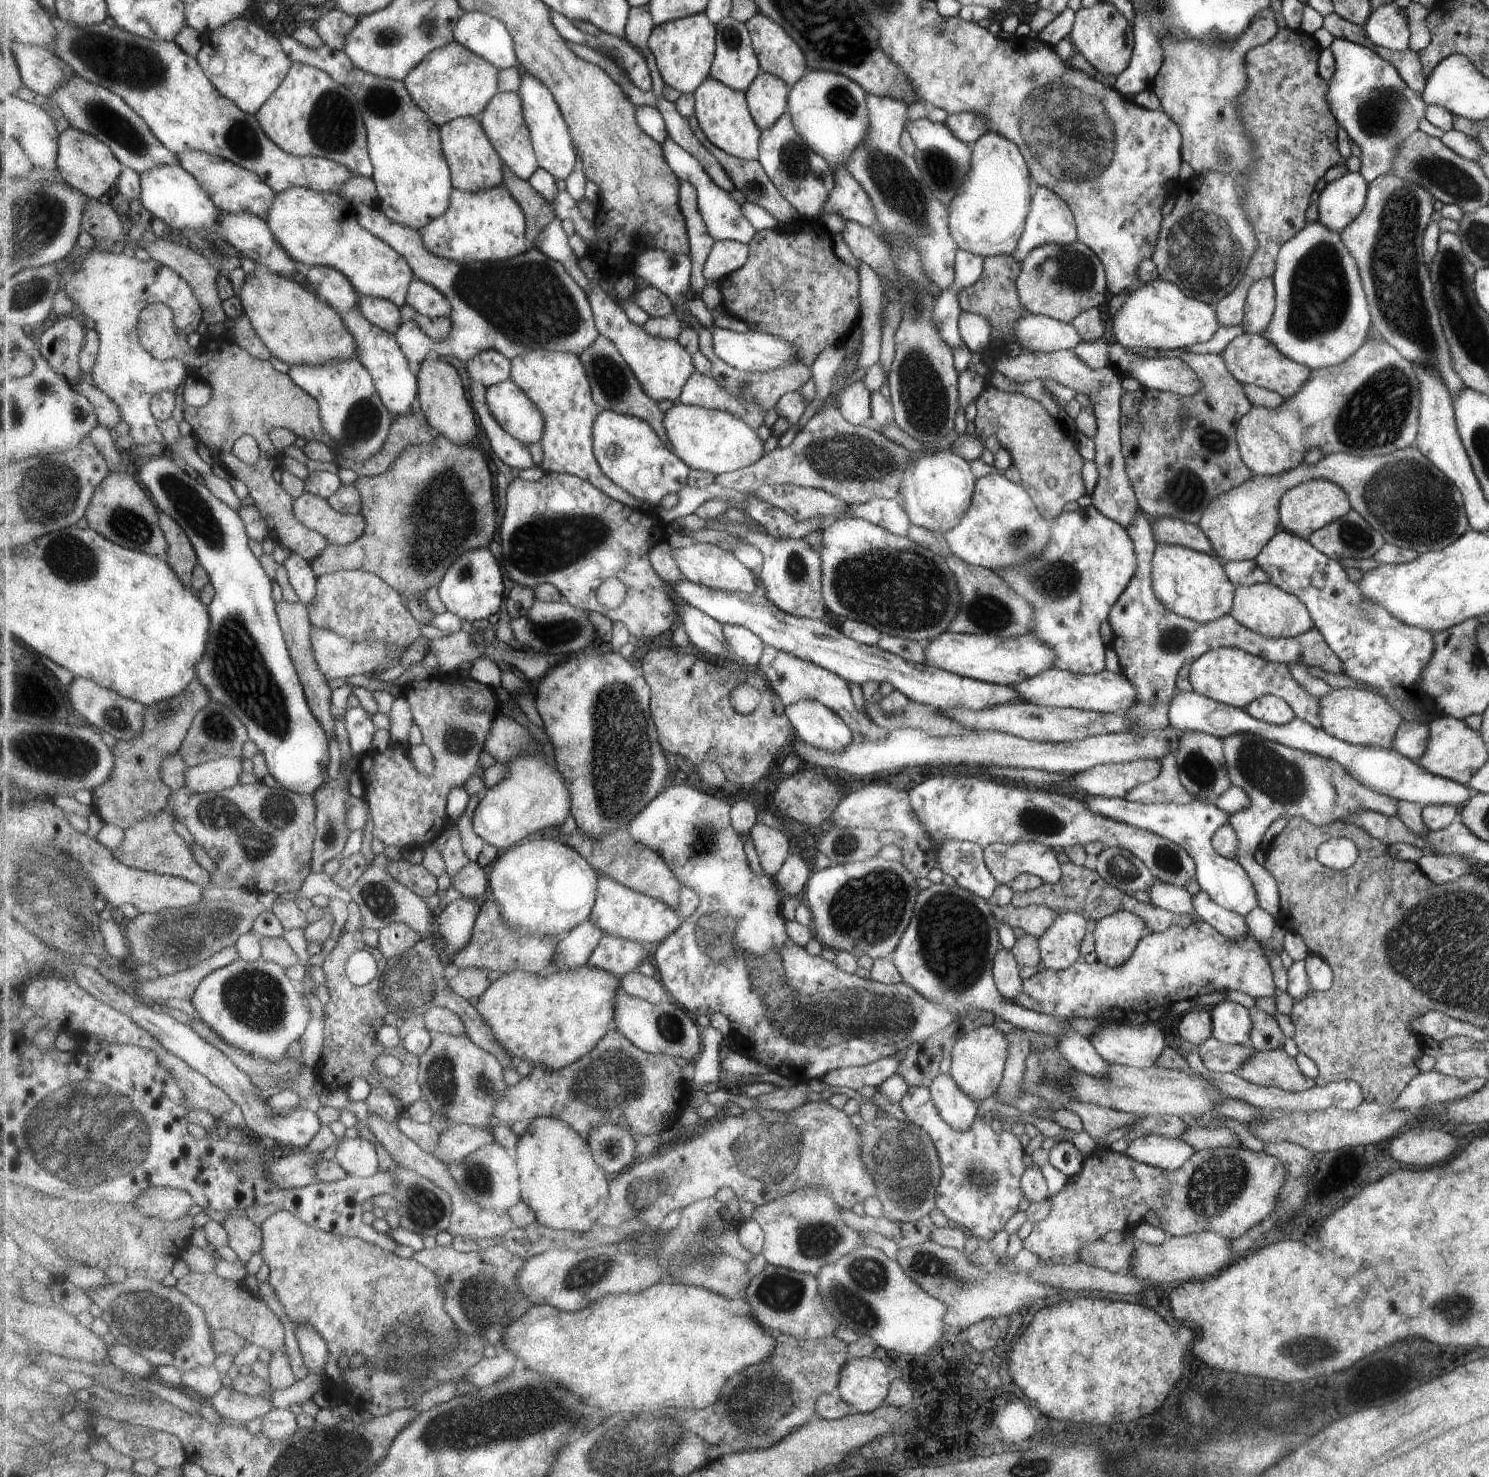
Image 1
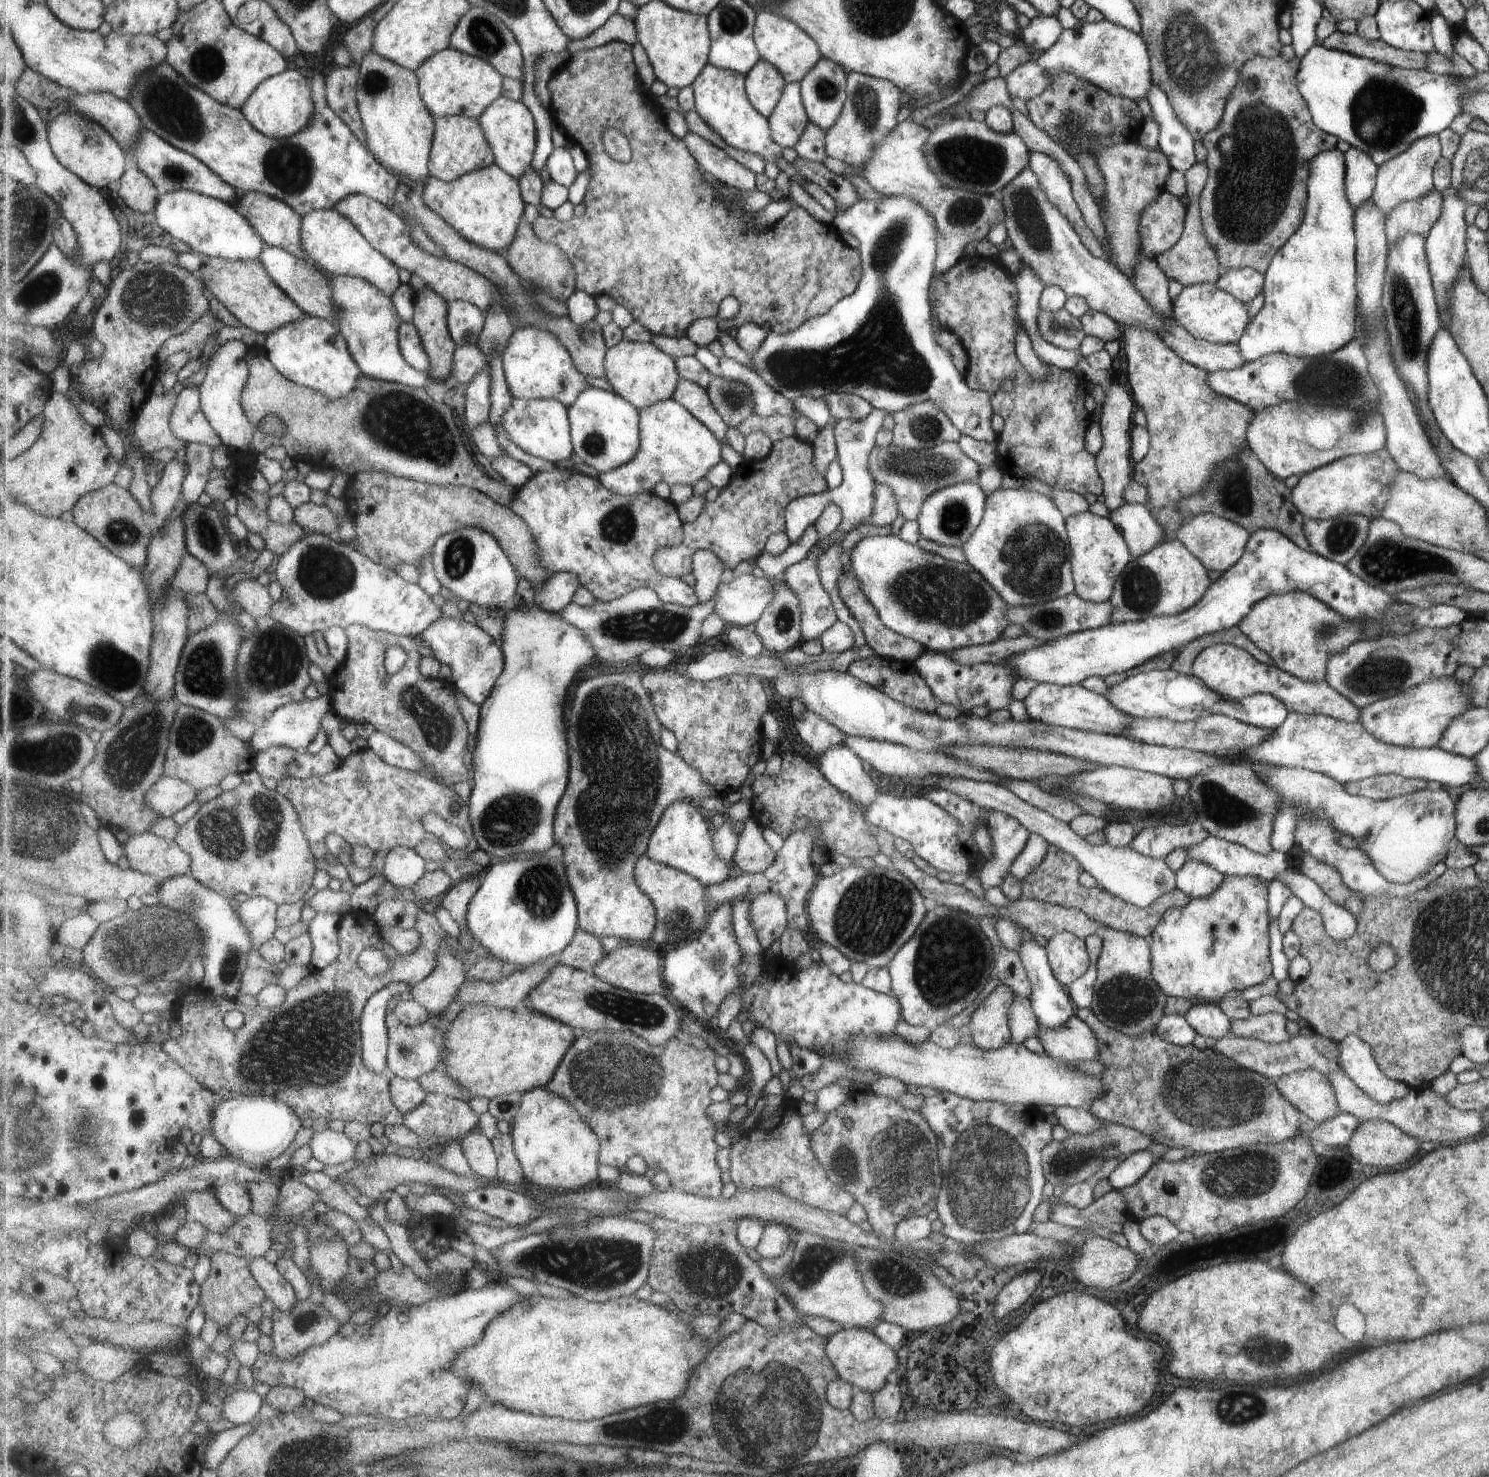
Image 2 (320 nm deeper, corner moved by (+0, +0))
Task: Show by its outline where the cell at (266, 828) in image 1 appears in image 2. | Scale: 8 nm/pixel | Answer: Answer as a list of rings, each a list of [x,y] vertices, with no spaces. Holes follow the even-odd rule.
[[[253,768],[246,773],[242,773],[241,784],[224,793],[221,793],[218,797],[211,799],[210,801],[200,805],[200,809],[182,826],[179,827],[176,841],[181,845],[181,848],[185,849],[192,856],[192,870],[191,874],[204,885],[209,888],[215,889],[223,896],[231,898],[235,894],[244,893],[250,897],[269,897],[273,899],[278,905],[283,903],[296,903],[301,901],[303,896],[308,895],[313,886],[313,878],[315,878],[315,868],[317,858],[312,853],[309,839],[306,837],[304,826],[301,824],[300,815],[298,810],[293,806],[293,803],[276,788],[269,790],[265,788],[265,784],[261,782],[261,776],[257,769]]]

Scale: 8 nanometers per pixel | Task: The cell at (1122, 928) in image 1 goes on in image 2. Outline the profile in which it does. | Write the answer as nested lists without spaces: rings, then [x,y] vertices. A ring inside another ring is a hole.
[[[1105,927],[1103,930],[1102,947],[1096,965],[1096,977],[1091,1004],[1088,1006],[1095,1013],[1097,1020],[1107,1028],[1112,1028],[1125,1036],[1138,1037],[1146,1031],[1153,1031],[1156,1024],[1164,1016],[1164,1004],[1167,996],[1160,986],[1152,979],[1150,969],[1151,947],[1137,935],[1116,931]]]

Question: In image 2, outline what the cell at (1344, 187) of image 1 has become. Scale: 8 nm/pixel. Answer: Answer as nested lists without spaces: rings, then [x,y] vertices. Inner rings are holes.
[[[1349,147],[1344,152],[1344,188],[1353,210],[1369,199],[1376,184],[1377,166],[1367,153]]]

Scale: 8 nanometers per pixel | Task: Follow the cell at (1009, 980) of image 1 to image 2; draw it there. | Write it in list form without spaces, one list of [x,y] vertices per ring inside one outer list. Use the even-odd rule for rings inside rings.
[[[1015,993],[1009,1008],[1008,1029],[1011,1033],[1008,1042],[1014,1045],[1022,1045],[1026,1038],[1036,1035],[1039,1031],[1030,1000]]]

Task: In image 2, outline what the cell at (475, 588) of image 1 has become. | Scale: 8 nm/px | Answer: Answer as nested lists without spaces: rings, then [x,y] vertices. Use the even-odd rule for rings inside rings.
[[[471,525],[441,535],[432,548],[432,558],[435,576],[442,586],[454,592],[457,599],[474,602],[491,610],[506,606],[517,592],[518,570],[501,543],[487,529]]]

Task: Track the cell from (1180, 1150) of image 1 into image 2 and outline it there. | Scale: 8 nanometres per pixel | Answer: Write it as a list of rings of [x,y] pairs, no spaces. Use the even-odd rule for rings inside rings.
[[[1139,1150],[1120,1159],[1119,1165],[1108,1175],[1109,1184],[1119,1190],[1137,1182],[1155,1160],[1148,1150]]]

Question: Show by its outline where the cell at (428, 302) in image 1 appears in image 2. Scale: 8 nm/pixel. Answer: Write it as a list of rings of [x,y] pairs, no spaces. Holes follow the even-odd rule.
[[[467,301],[449,302],[448,325],[457,346],[479,344],[486,314],[482,308]]]

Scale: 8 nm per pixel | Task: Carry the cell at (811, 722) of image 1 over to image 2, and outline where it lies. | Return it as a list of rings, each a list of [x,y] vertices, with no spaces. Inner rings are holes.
[[[832,745],[818,757],[821,772],[825,780],[853,800],[855,804],[867,808],[875,800],[877,786],[861,768],[861,760],[845,745]]]

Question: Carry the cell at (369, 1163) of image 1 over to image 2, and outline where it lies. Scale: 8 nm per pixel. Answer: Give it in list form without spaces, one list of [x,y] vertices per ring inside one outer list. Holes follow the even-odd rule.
[[[324,1129],[314,1133],[308,1145],[313,1151],[313,1157],[323,1164],[337,1166],[355,1156],[357,1143],[343,1132]]]

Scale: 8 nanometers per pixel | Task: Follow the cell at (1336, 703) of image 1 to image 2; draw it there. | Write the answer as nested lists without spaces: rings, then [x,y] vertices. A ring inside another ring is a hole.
[[[1453,676],[1439,677],[1413,685],[1392,697],[1368,704],[1367,707],[1361,707],[1358,722],[1364,726],[1366,731],[1369,731],[1381,742],[1416,749],[1431,748],[1436,746],[1452,720],[1467,711],[1469,707],[1472,707],[1469,704],[1471,696],[1469,683],[1459,683]]]

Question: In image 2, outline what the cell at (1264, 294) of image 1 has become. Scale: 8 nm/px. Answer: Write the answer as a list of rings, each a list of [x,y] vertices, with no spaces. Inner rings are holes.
[[[1249,267],[1232,268],[1222,272],[1214,284],[1218,289],[1231,293],[1237,300],[1247,304],[1261,292],[1264,276]]]

